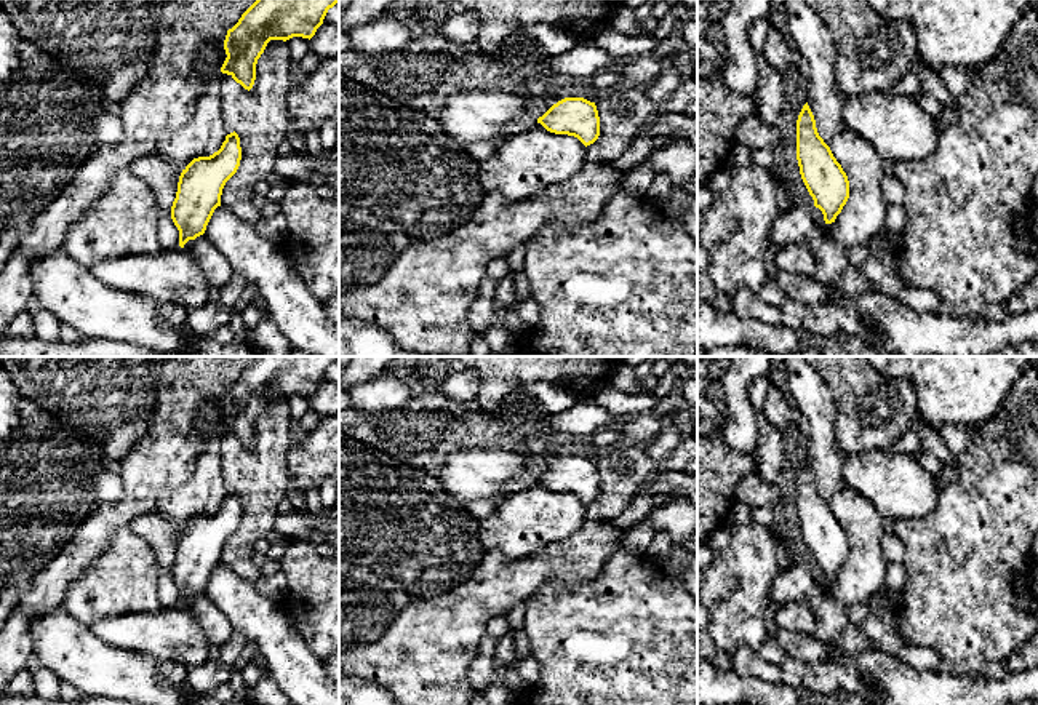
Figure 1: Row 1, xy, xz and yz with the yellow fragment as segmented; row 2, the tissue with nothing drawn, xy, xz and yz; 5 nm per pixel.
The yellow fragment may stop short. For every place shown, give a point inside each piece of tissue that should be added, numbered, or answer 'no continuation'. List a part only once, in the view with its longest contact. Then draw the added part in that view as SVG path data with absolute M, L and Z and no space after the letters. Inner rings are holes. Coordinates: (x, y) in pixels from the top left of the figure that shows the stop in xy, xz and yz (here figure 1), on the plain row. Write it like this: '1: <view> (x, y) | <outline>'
no continuation

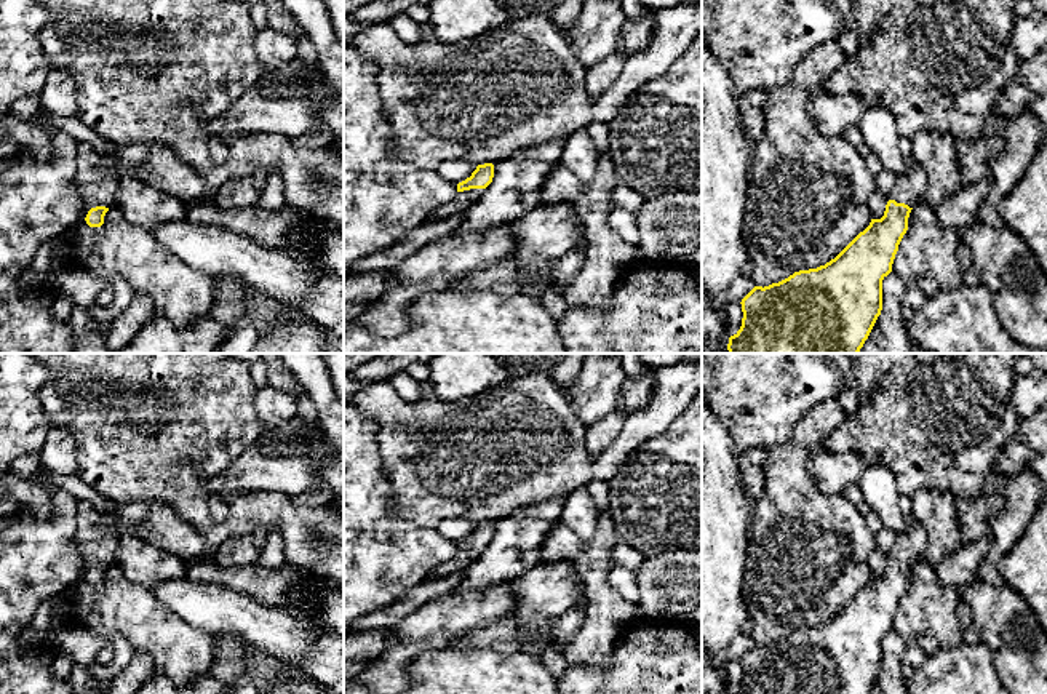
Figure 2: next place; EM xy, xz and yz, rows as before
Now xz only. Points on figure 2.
1: xz (464, 558) | M470 547L464 550L457 550L456 556L438 564L430 571L432 576L443 577L449 576L456 571L467 571L475 560L484 552L486 547Z

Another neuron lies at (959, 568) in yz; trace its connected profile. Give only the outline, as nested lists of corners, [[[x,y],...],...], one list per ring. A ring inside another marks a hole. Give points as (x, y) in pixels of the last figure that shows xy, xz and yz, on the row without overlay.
[[[989,537],[964,544],[959,550],[946,555],[937,566],[934,566],[935,576],[942,584],[962,590],[964,587],[978,582],[978,568],[991,552],[993,547]]]

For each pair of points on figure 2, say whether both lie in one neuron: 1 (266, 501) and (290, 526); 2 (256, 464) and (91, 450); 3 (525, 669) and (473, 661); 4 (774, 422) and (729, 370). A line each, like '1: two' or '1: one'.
1: one
2: two
3: one
4: one

